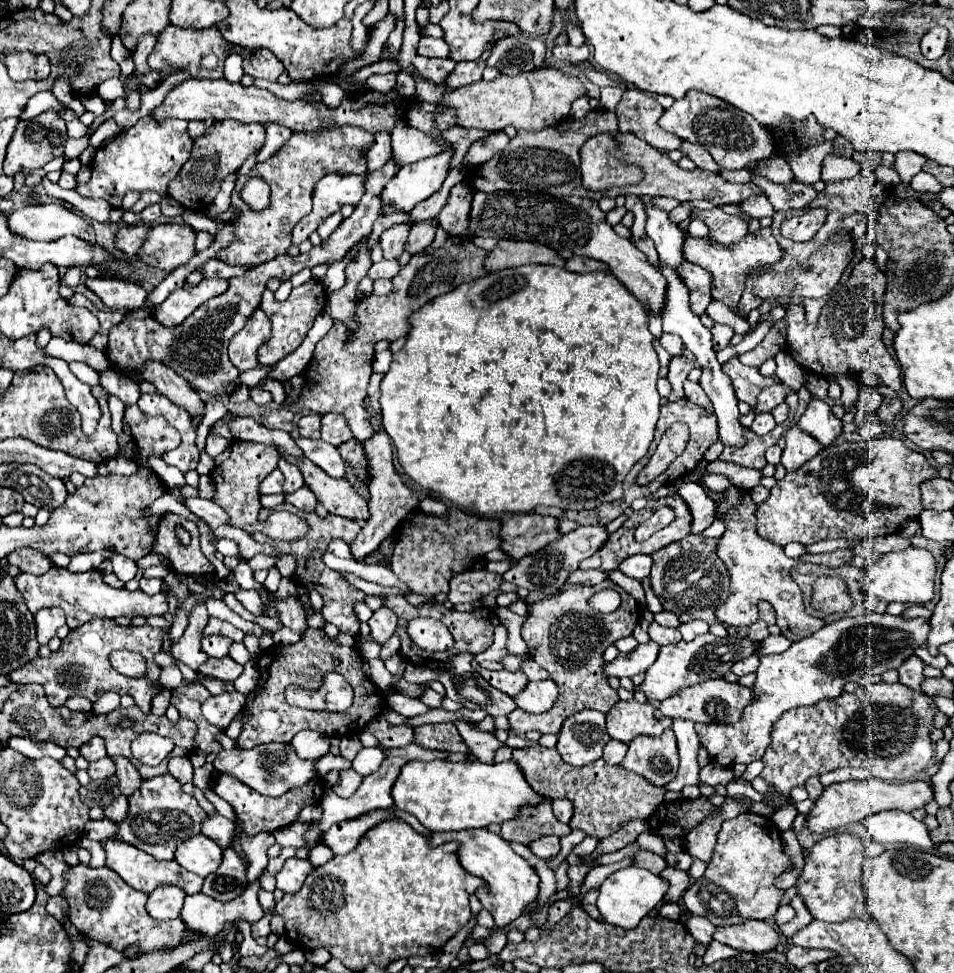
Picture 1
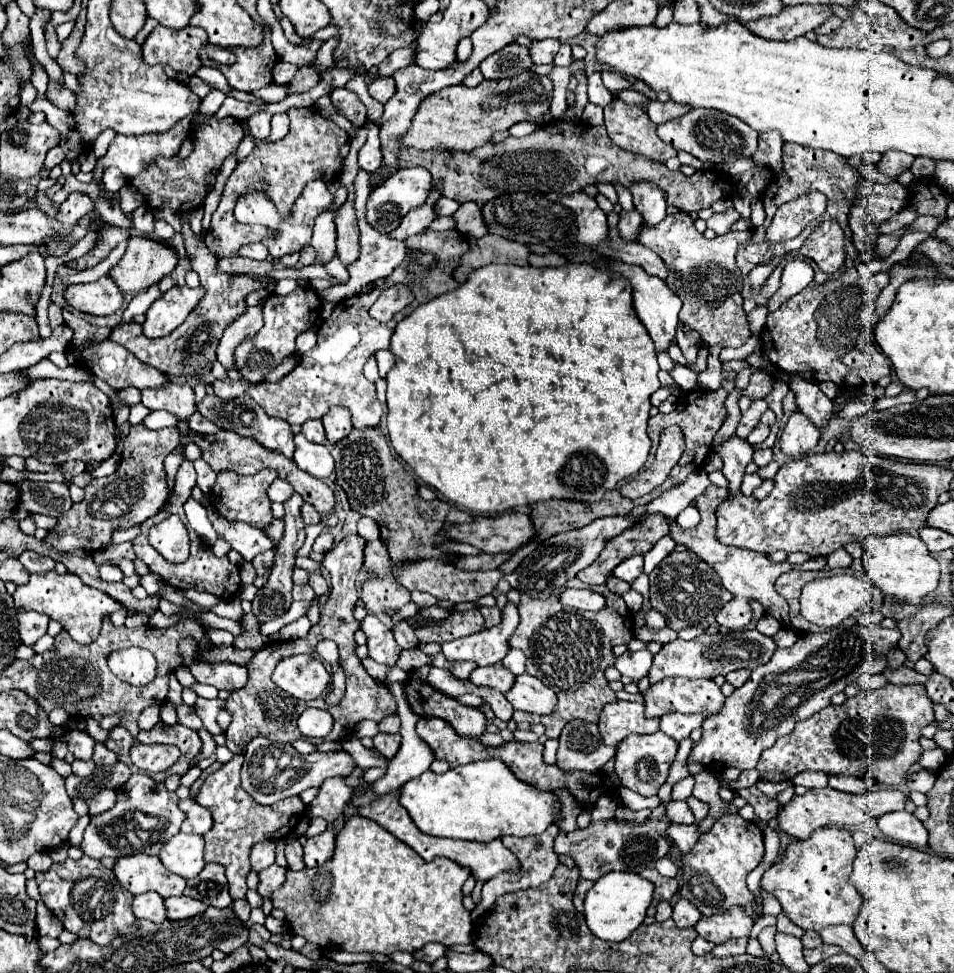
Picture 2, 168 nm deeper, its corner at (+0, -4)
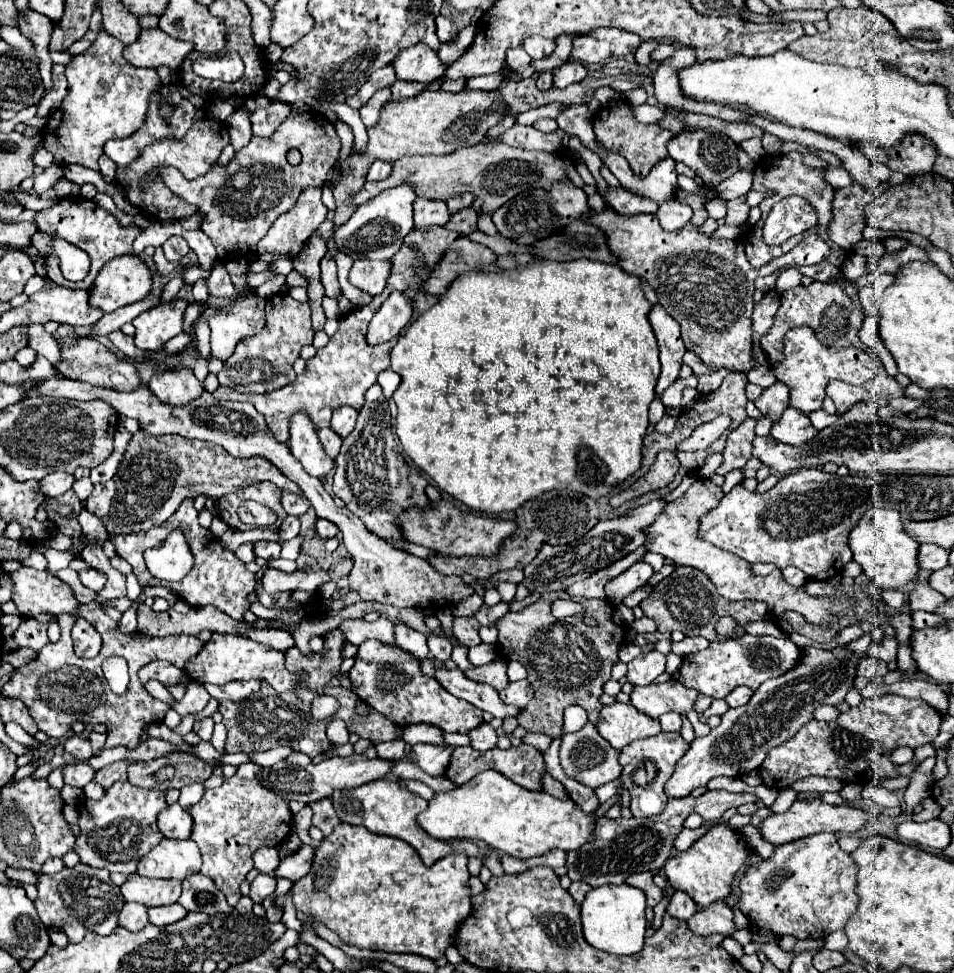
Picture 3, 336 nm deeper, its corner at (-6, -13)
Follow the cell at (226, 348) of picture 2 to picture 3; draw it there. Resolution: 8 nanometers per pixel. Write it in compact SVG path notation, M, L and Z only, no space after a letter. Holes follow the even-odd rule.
M247 296L233 306L221 308L221 314L209 318L211 354L219 360L227 360L241 340L259 334L263 326L265 300L259 296Z

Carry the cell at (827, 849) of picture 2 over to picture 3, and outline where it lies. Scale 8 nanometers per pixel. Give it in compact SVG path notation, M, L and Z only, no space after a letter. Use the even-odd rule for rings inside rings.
M813 834L801 842L781 844L771 858L749 866L739 880L739 908L747 914L751 926L769 928L777 936L791 934L799 940L825 938L845 928L857 910L855 874L855 860L841 850L835 834Z

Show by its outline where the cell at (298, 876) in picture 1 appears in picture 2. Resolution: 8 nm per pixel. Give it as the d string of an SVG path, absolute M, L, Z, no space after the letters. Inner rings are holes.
M271 865L263 871L259 871L259 885L257 885L257 893L265 899L271 897L271 893L275 889L279 889L285 881L285 869L279 865Z

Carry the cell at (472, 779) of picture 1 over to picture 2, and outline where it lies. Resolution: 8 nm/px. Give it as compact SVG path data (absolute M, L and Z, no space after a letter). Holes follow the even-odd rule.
M497 759L459 765L439 775L425 771L401 787L399 801L423 833L467 841L489 841L505 835L521 839L541 835L549 825L557 823L561 815L561 803L555 793L525 785Z

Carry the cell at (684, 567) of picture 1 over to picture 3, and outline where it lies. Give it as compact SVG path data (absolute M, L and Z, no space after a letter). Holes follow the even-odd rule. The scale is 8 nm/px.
M677 566L671 576L663 578L657 586L653 586L651 594L641 600L639 604L645 612L647 618L653 618L657 622L659 632L683 632L685 636L703 636L707 640L723 640L727 636L719 636L715 632L715 624L721 616L729 614L737 621L737 627L732 637L739 637L746 634L745 625L749 622L763 620L768 613L768 607L763 602L753 602L753 600L742 600L729 602L723 596L717 594L715 586L703 574L701 570L689 568L689 566Z

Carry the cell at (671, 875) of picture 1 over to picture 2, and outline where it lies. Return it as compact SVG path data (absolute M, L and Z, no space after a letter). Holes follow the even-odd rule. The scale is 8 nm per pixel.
M643 869L641 877L643 877L643 879L647 879L647 881L651 881L651 883L655 885L653 897L655 897L657 901L671 901L671 899L673 899L673 895L675 895L675 893L677 893L677 889L679 889L677 879L663 877L663 875L659 875L659 873L657 873L657 869Z

